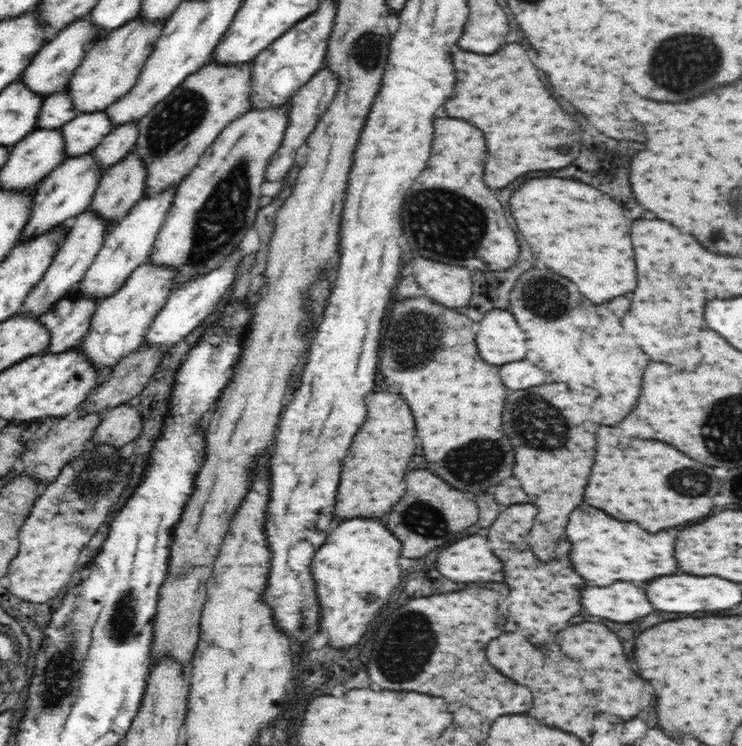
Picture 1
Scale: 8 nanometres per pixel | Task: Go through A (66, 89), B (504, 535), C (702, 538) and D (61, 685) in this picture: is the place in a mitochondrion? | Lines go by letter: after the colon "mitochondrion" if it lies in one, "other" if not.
A: other
B: other
C: other
D: mitochondrion

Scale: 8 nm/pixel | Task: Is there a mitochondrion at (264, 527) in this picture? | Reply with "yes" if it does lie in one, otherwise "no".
no

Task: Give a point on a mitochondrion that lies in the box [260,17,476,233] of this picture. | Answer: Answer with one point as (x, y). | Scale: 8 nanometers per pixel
(368, 49)

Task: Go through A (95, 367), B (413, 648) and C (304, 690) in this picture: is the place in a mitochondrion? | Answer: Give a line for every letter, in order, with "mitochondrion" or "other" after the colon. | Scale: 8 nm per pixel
A: other
B: mitochondrion
C: other

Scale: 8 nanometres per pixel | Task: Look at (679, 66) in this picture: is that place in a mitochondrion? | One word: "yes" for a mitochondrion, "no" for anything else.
yes

